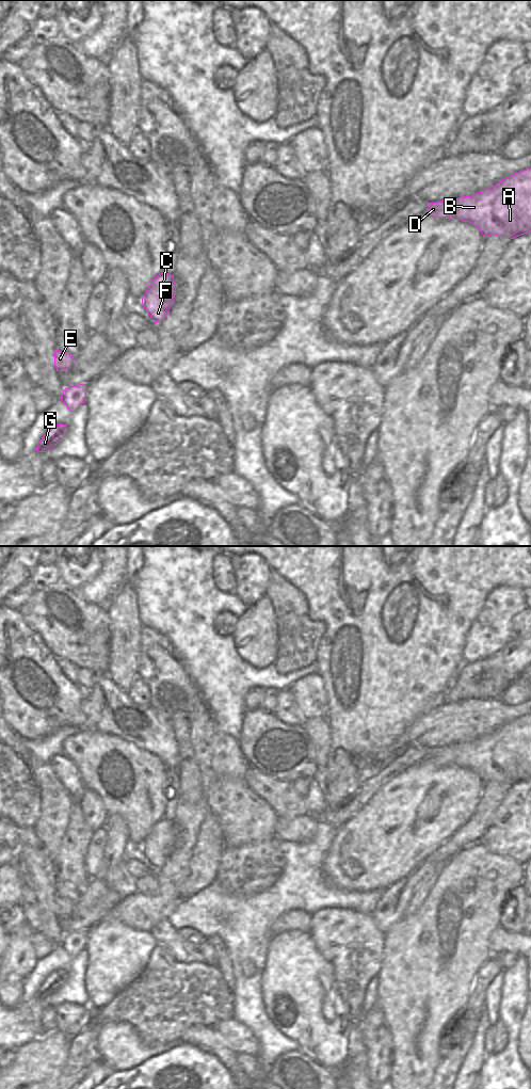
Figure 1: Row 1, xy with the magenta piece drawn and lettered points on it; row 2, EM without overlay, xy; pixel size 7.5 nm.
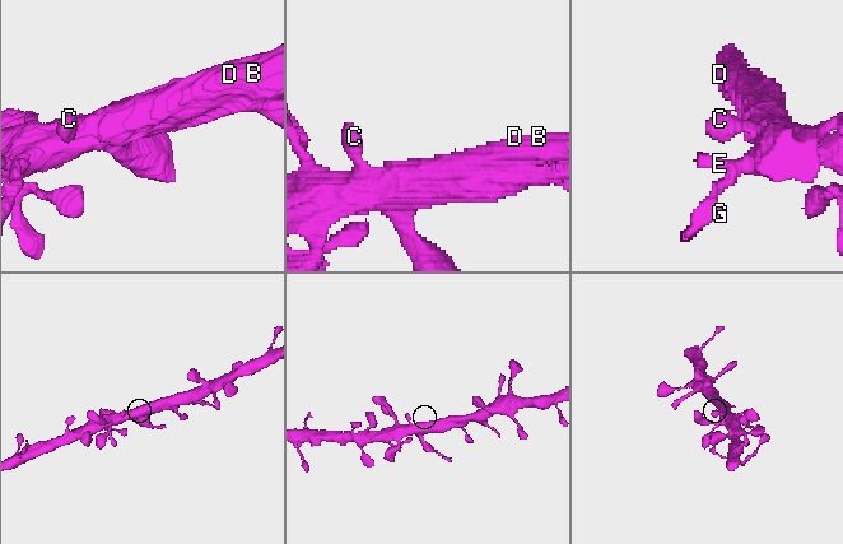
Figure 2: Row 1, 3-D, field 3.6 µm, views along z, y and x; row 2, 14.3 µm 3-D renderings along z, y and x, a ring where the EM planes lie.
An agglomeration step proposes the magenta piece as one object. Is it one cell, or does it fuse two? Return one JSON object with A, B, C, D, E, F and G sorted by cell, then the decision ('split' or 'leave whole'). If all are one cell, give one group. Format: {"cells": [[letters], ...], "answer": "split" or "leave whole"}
{"cells": [["A", "B", "C", "D", "E", "F", "G"]], "answer": "leave whole"}

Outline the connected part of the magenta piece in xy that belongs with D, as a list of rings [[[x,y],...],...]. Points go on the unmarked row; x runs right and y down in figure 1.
[[[531,715],[514,719],[495,732],[471,742],[461,742],[458,744],[430,749],[427,759],[435,764],[448,764],[450,766],[469,768],[473,770],[484,783],[495,781],[497,783],[510,783],[514,785],[520,781],[525,781],[531,778]]]

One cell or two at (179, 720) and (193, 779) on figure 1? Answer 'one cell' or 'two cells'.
one cell

